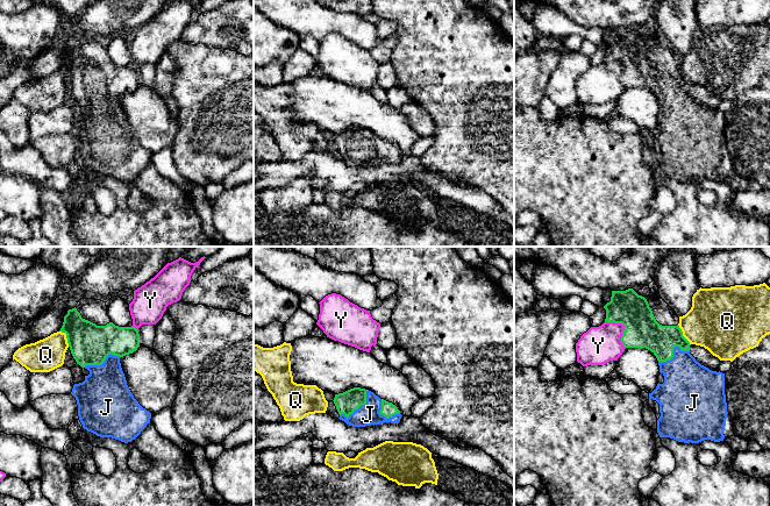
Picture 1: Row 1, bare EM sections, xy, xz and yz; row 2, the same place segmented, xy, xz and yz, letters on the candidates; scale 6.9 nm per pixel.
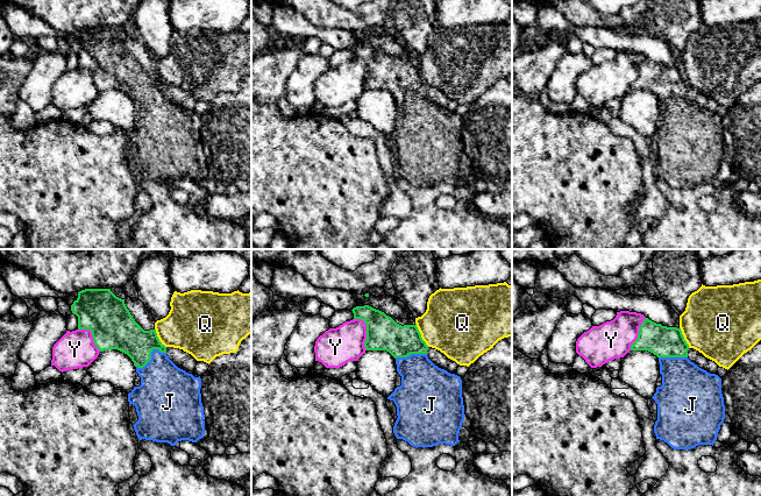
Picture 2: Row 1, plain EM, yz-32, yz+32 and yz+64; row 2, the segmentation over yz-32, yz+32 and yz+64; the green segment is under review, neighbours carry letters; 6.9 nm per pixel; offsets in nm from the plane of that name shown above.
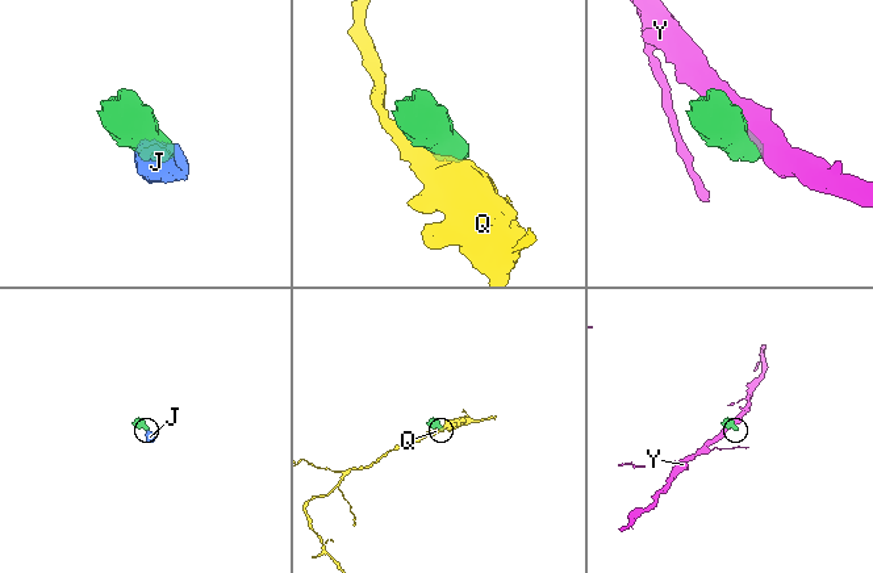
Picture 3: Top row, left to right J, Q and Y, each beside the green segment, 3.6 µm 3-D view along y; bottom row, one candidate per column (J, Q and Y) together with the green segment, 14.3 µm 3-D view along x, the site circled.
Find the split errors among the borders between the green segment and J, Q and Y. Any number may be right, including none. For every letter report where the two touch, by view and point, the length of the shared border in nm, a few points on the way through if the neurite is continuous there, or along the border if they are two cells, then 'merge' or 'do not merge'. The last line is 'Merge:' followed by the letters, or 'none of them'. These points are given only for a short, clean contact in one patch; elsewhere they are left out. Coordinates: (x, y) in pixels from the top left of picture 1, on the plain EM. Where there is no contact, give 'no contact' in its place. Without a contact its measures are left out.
J: contact xz (358, 147); length 260 nm; way xz (346, 142), (358, 147), (368, 154); merge
Q: contact yz (682, 75); length 170 nm; do not merge
Y: contact yz (625, 68); length 240 nm; do not merge
Merge: J

